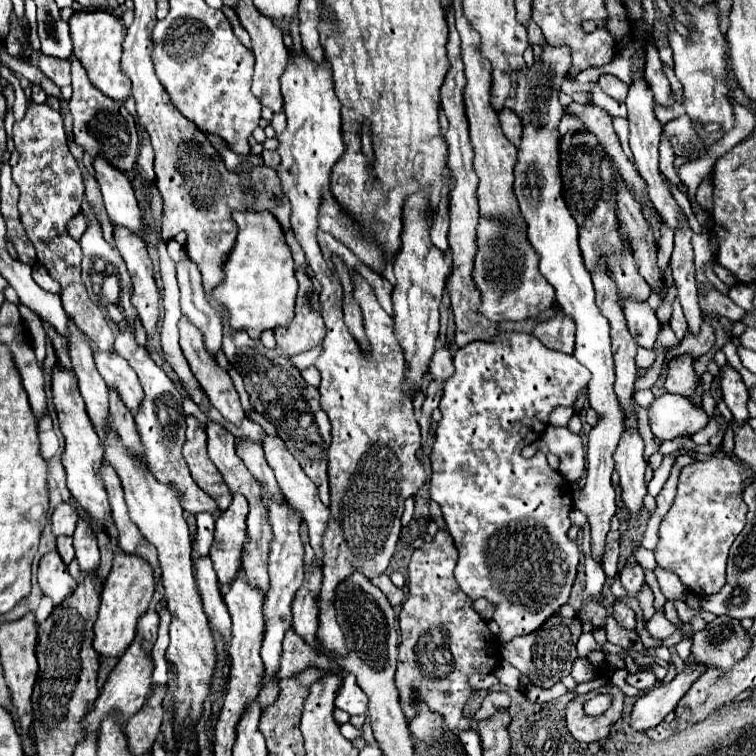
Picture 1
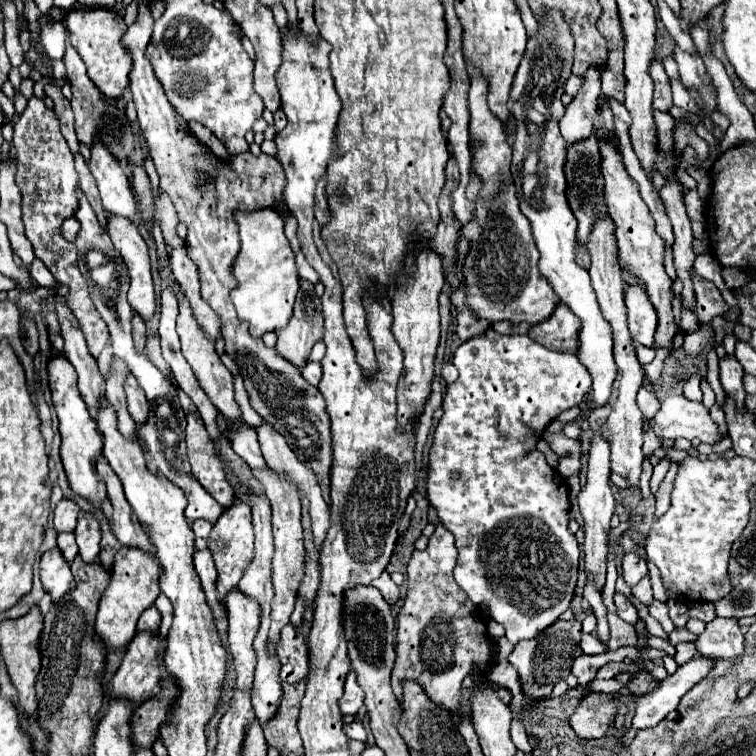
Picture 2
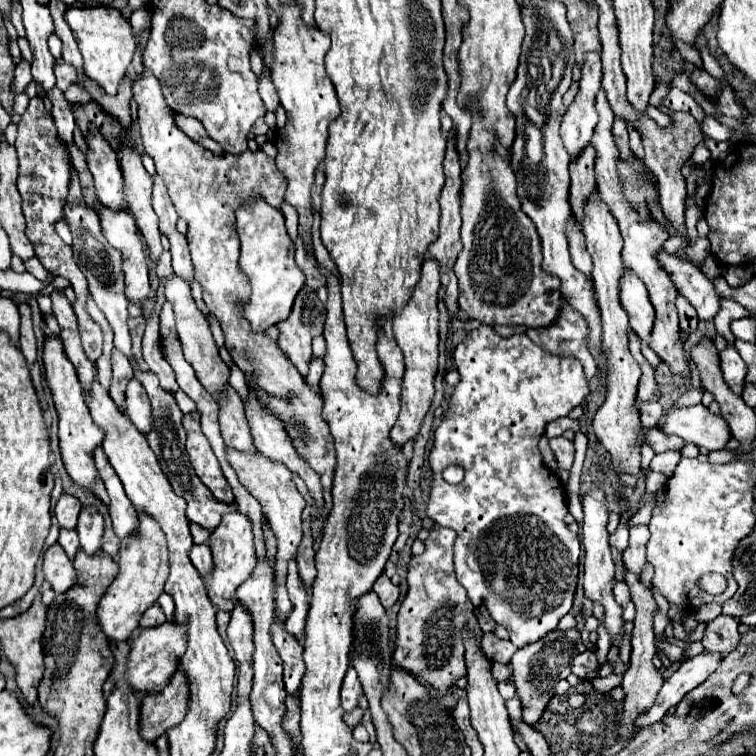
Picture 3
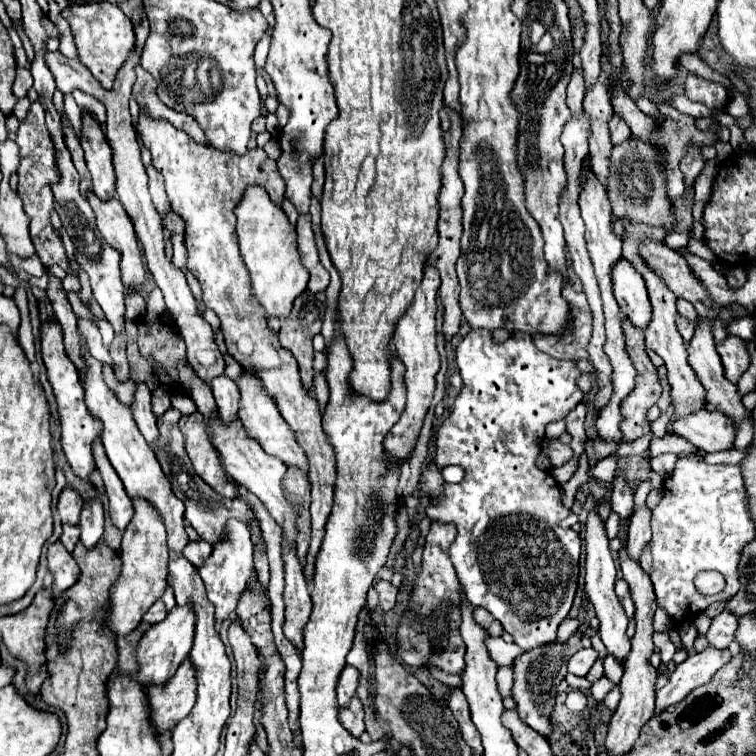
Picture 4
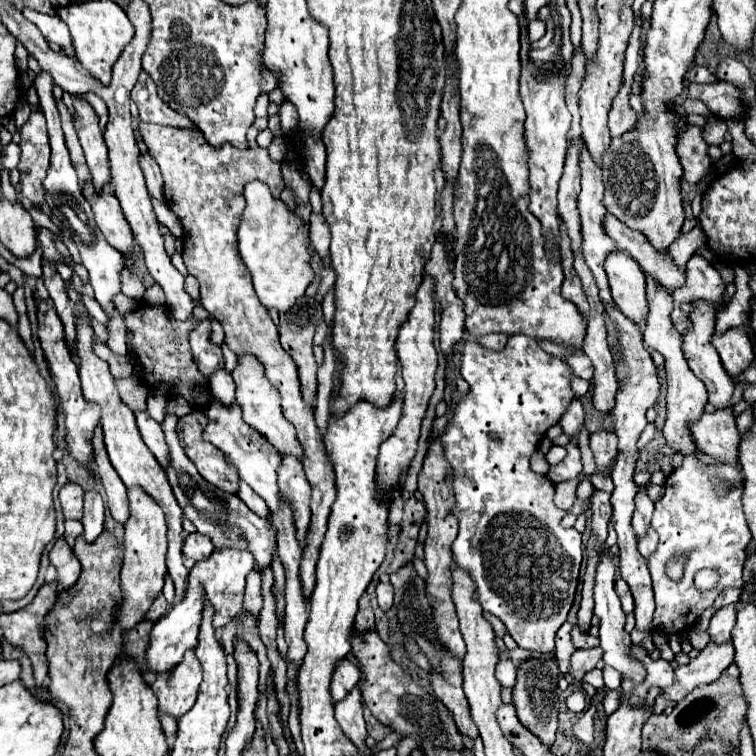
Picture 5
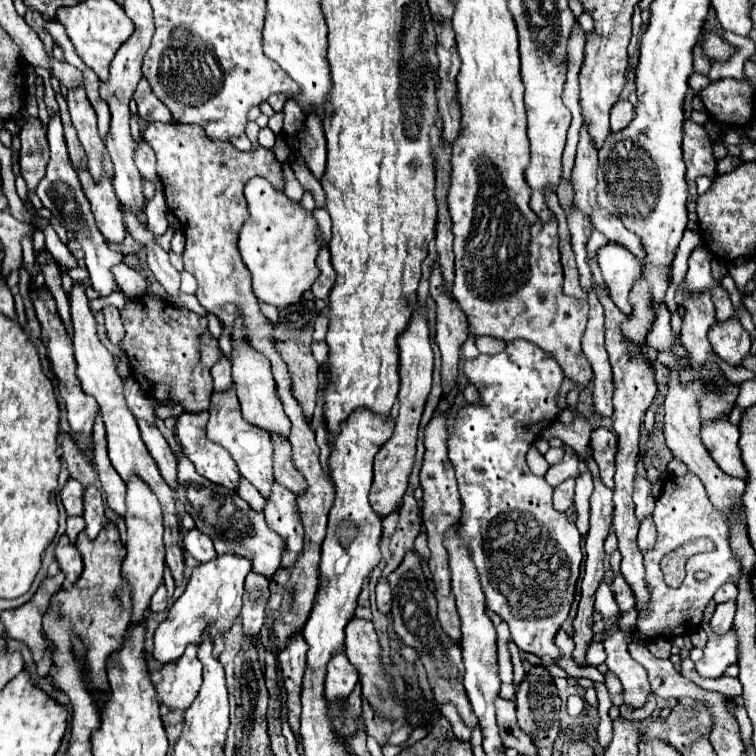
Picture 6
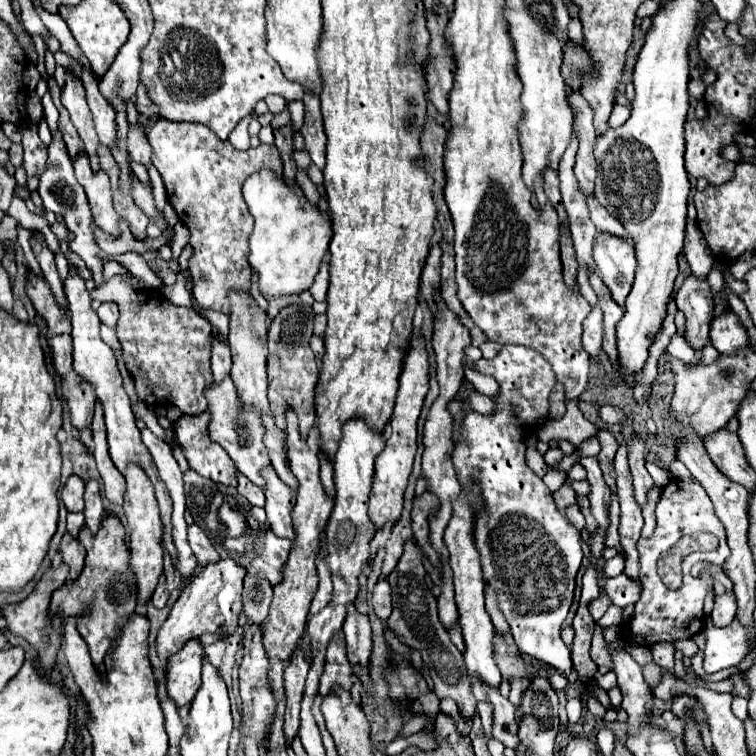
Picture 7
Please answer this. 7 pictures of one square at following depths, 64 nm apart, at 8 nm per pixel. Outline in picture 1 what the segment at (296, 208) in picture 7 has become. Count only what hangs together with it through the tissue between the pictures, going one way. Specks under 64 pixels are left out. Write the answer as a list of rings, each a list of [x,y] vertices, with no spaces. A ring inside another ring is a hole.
[[[234,212],[238,238],[232,254],[224,264],[224,284],[214,290],[220,308],[230,310],[228,324],[232,330],[246,330],[250,338],[260,338],[264,330],[290,324],[294,318],[294,300],[298,282],[294,278],[294,260],[284,240],[284,230],[270,212]]]

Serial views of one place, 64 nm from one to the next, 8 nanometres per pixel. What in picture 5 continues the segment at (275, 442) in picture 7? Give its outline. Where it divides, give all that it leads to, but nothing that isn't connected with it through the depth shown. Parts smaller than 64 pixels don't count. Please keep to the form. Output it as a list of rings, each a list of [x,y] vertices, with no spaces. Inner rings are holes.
[[[282,456],[282,464],[278,466],[278,486],[280,492],[292,500],[298,540],[304,546],[310,524],[310,484],[306,480],[302,464],[294,460],[294,456]]]

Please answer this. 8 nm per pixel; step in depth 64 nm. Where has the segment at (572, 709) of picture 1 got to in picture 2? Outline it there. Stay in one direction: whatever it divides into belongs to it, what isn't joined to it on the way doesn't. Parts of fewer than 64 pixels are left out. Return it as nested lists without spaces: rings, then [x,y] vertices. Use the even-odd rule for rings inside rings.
[[[590,694],[580,702],[576,712],[572,714],[570,726],[584,740],[602,738],[614,716],[616,706],[608,694]]]

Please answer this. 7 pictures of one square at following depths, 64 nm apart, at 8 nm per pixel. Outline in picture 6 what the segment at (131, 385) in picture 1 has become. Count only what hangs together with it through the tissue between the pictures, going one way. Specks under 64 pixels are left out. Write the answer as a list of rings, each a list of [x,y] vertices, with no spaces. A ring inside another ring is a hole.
[[[138,420],[138,426],[140,426],[140,432],[142,432],[142,440],[144,440],[146,448],[150,450],[152,458],[156,460],[156,466],[158,466],[162,478],[174,490],[174,484],[178,484],[178,480],[176,480],[178,478],[178,460],[176,460],[176,456],[172,454],[168,442],[164,440],[164,436],[160,434],[158,428],[148,426],[144,420]]]

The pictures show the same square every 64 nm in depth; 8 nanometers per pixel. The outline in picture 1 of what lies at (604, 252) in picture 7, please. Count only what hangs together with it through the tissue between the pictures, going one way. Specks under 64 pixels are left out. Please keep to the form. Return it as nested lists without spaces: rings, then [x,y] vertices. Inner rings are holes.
[[[634,298],[626,300],[624,316],[628,320],[628,330],[634,336],[636,344],[652,348],[660,332],[660,322],[656,318],[656,312],[648,306],[648,302],[638,302]]]

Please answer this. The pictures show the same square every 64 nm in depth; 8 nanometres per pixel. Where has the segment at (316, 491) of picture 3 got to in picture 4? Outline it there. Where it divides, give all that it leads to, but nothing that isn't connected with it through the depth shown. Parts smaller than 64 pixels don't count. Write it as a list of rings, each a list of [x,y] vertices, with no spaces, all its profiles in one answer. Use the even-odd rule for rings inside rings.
[[[242,370],[240,378],[238,378],[238,390],[240,390],[238,416],[244,422],[244,426],[250,432],[250,436],[254,436],[262,444],[264,452],[280,458],[288,466],[298,466],[300,470],[308,472],[308,460],[306,460],[306,454],[302,452],[302,446],[296,442],[294,430],[282,418],[282,414],[278,412],[274,400],[270,400],[270,394],[262,388],[262,382],[258,382],[258,378],[250,376],[250,372]]]

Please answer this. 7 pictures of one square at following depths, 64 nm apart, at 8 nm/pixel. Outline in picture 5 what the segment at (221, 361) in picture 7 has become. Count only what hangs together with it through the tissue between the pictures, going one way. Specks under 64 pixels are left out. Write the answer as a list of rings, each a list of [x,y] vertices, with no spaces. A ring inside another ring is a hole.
[[[220,368],[214,376],[210,376],[210,394],[224,404],[234,400],[234,380],[226,368]]]

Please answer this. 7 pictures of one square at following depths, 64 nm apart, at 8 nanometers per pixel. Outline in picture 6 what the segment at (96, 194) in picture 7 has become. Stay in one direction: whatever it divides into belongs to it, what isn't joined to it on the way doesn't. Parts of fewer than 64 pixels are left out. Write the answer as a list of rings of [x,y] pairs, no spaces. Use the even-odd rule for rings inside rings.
[[[86,166],[78,168],[78,178],[84,188],[86,198],[92,204],[92,212],[94,212],[98,230],[104,234],[106,240],[122,242],[126,236],[126,226],[122,220],[122,212],[118,210],[118,198],[114,194],[110,178],[104,176],[102,180],[96,182],[96,180],[92,180]]]

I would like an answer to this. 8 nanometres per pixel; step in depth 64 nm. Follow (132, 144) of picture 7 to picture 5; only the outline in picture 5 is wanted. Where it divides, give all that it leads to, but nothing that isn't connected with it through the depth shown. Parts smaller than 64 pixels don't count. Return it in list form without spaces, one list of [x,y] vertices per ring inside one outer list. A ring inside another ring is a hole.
[[[149,153],[140,154],[139,164],[142,172],[144,172],[144,178],[146,178],[148,192],[150,192],[156,200],[162,202],[162,200],[164,200],[164,190],[162,190],[162,176],[160,176],[160,168],[158,168],[156,160],[154,160]]]

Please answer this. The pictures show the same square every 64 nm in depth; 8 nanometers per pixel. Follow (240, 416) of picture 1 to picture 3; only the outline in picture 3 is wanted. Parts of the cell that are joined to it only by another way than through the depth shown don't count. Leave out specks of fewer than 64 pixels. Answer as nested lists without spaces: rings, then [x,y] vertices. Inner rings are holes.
[[[168,276],[168,278],[160,278],[160,284],[164,286],[164,294],[166,300],[172,304],[174,308],[174,316],[176,316],[176,330],[178,330],[178,338],[182,342],[182,350],[184,350],[184,358],[190,362],[190,366],[194,368],[198,380],[202,382],[202,386],[214,396],[218,398],[224,384],[228,384],[228,366],[224,364],[224,360],[218,354],[218,346],[212,338],[210,326],[206,324],[206,318],[202,316],[202,312],[196,308],[196,302],[190,294],[190,286],[186,284],[186,280],[180,280],[180,276]]]

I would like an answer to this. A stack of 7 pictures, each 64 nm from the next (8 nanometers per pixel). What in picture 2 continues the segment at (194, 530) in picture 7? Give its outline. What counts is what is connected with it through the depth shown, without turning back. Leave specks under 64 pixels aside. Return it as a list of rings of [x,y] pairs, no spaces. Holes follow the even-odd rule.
[[[208,548],[194,552],[194,566],[196,566],[196,572],[198,572],[200,580],[202,580],[202,588],[206,592],[208,604],[210,604],[210,608],[214,612],[214,618],[218,620],[224,608],[216,600],[216,568],[214,568],[214,560],[212,560],[212,554],[210,554]]]

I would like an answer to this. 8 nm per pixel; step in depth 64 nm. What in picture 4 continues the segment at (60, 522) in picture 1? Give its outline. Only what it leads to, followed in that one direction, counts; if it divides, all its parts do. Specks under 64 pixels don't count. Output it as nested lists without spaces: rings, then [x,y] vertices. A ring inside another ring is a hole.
[[[64,488],[58,498],[58,514],[62,522],[66,524],[78,524],[80,520],[80,510],[82,510],[82,496],[74,488]]]

